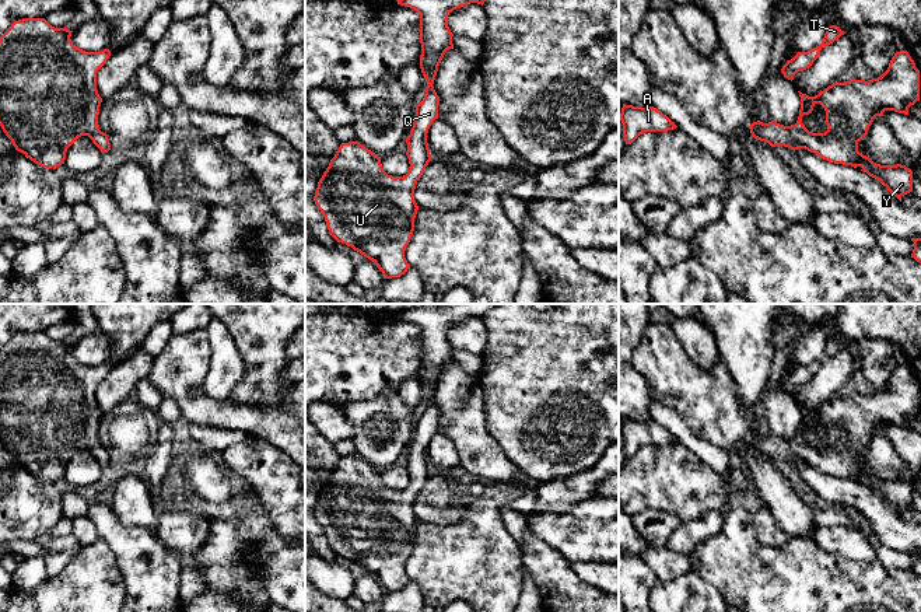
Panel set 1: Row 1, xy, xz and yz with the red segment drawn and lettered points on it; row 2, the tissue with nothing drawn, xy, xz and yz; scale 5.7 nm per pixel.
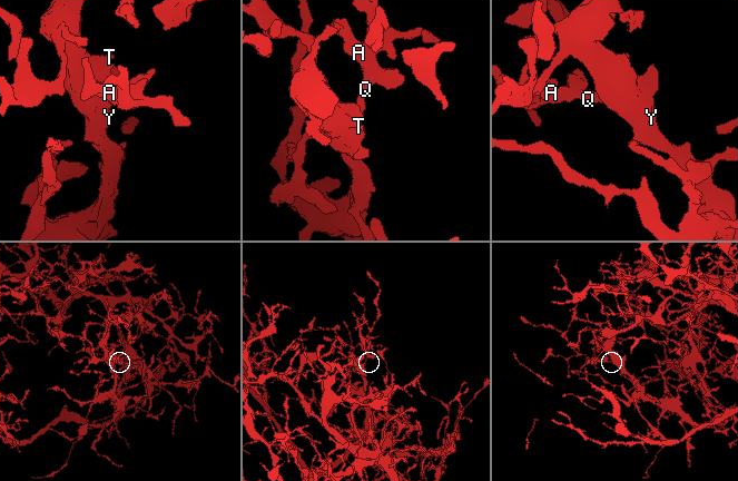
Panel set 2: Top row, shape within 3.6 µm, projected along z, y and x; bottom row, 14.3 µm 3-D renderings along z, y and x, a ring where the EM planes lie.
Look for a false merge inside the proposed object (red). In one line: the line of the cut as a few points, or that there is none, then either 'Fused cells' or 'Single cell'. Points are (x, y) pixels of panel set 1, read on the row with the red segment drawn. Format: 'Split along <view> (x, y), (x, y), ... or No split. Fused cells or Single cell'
No split. Single cell

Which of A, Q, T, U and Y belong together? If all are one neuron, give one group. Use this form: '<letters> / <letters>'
A Q T U Y

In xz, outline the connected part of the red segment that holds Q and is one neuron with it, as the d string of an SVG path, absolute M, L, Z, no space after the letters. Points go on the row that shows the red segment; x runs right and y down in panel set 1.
M486 0L396 1L420 15L420 69L427 80L424 98L416 105L406 139L409 172L388 175L375 153L358 141L342 143L314 196L329 234L372 260L385 279L400 277L410 267L405 251L419 210L413 195L431 161L427 133L438 119L440 97L433 84L445 52L454 49L448 15L470 3L483 6Z

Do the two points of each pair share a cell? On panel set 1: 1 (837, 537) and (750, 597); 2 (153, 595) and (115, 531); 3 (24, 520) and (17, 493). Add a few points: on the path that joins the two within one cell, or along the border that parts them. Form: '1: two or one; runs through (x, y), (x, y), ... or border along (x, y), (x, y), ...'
1: two; border along (813, 539), (822, 549), (851, 559)
2: one; runs through (151, 580), (135, 559), (135, 552), (129, 546)
3: one; runs through (24, 513), (17, 500)

